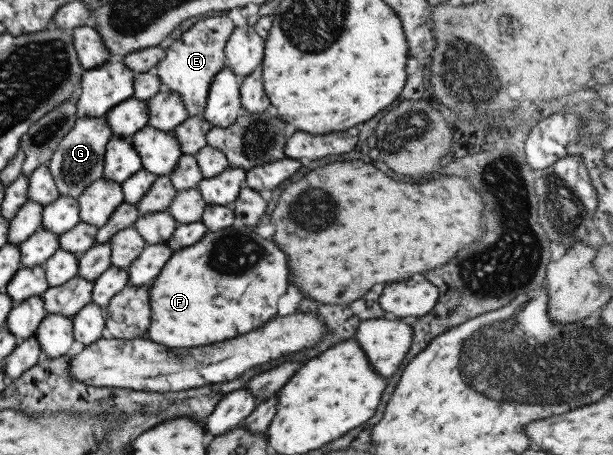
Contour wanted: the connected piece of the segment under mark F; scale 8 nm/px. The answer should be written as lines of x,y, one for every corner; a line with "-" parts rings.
235,223
216,232
207,231
196,244
174,251
160,269
152,284
150,294
150,321
146,327
148,340
168,348
192,348
222,342
238,334
246,334
276,314
276,300
288,286
288,270
284,254
268,240
253,231
254,226

